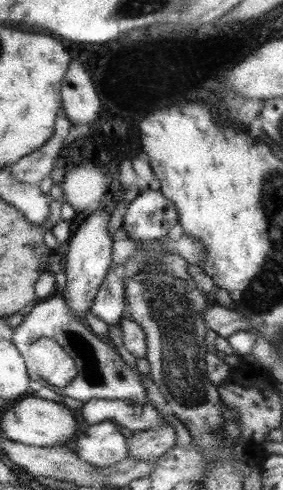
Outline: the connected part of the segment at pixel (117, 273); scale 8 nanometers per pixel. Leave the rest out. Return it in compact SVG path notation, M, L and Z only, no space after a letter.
M110 266L106 278L94 298L91 312L106 324L119 324L125 317L125 286L122 280L122 267Z

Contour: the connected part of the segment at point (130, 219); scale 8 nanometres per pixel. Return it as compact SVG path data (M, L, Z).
M142 188L135 197L129 198L127 212L124 215L126 232L134 240L162 240L170 230L179 224L179 215L174 203L170 203L167 196L160 189Z

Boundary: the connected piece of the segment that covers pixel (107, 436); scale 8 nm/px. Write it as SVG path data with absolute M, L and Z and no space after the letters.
M101 425L88 434L76 434L71 448L76 456L98 468L108 468L128 457L127 438L110 426Z

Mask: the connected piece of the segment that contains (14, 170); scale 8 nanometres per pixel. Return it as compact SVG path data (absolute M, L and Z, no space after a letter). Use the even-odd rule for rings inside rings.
M62 110L57 113L54 135L39 149L12 163L10 173L14 179L28 185L38 185L54 168L54 161L61 152L62 142L70 134L71 123Z

